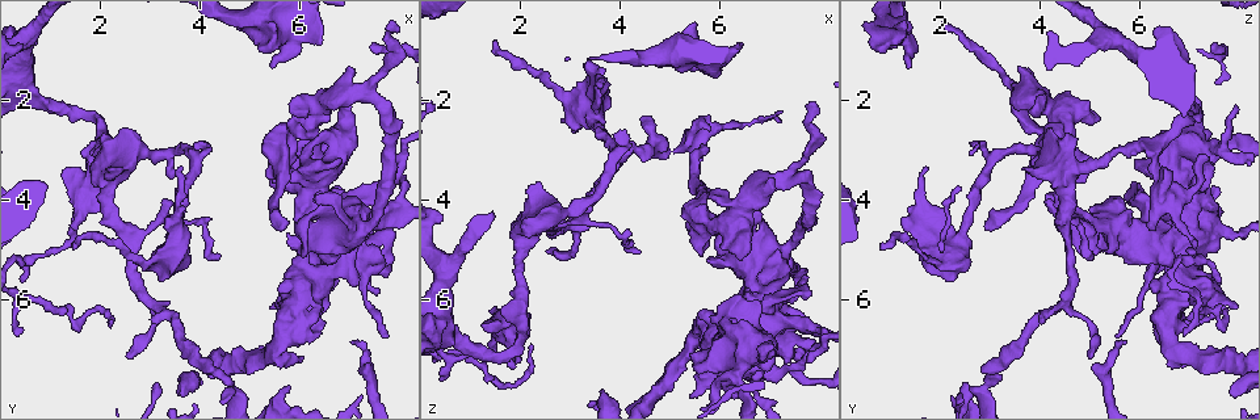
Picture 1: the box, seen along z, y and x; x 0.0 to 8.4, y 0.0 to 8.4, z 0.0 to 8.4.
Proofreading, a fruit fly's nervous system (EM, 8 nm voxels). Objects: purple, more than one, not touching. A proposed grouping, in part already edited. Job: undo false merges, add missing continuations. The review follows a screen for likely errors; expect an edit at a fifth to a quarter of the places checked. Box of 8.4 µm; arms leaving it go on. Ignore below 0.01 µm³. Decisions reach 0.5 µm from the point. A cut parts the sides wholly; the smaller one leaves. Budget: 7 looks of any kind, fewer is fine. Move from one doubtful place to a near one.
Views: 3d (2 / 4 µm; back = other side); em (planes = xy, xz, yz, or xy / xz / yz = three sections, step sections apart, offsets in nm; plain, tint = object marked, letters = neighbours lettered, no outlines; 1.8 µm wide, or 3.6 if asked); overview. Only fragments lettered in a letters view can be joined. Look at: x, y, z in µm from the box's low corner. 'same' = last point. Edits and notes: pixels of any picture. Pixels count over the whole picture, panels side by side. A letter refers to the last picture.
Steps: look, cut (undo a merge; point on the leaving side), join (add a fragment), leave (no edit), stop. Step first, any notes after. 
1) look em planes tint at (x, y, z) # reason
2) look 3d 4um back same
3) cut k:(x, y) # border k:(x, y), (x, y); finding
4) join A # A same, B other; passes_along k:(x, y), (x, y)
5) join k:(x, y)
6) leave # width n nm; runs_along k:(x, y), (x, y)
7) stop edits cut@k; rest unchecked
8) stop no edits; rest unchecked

look em planes plain at (7.00, 4.60, 5.90) # abrupt turn

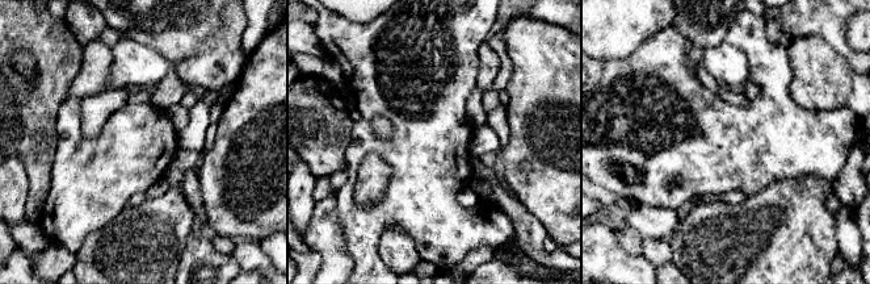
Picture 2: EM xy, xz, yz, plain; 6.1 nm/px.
look em planes letters same

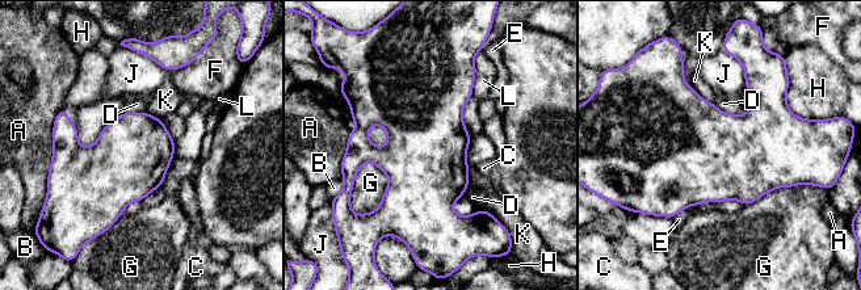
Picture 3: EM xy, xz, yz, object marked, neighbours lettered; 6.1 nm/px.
leave # width 460 nm; A other, B other, C other, D other, E other, F other, G other, H other, J other, K other, L other; border 3:(713, 104), (736, 114), (747, 110); one cell here

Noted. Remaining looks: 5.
look 3d 4um at (6.60, 4.90, 7.50) # thick end

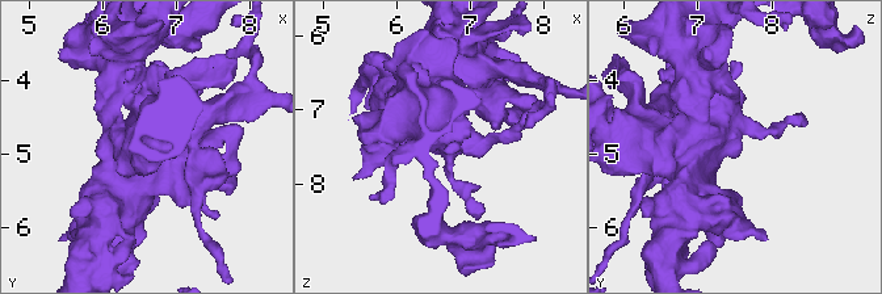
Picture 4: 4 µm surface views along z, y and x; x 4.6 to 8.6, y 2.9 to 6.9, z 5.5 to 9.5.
look em 3.6um planes letters at (6.55, 4.90, 7.60)

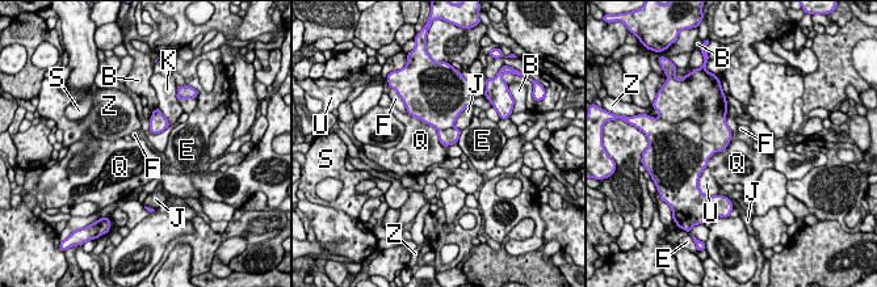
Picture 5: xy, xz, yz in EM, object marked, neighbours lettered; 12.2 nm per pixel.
cut 5:(712, 121) # B other, E other, F other, J other, K other, Q other, S other, U other, Z other; border 5:(696, 121), (700, 135), (716, 150); two cells meet here

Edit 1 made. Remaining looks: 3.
look overview

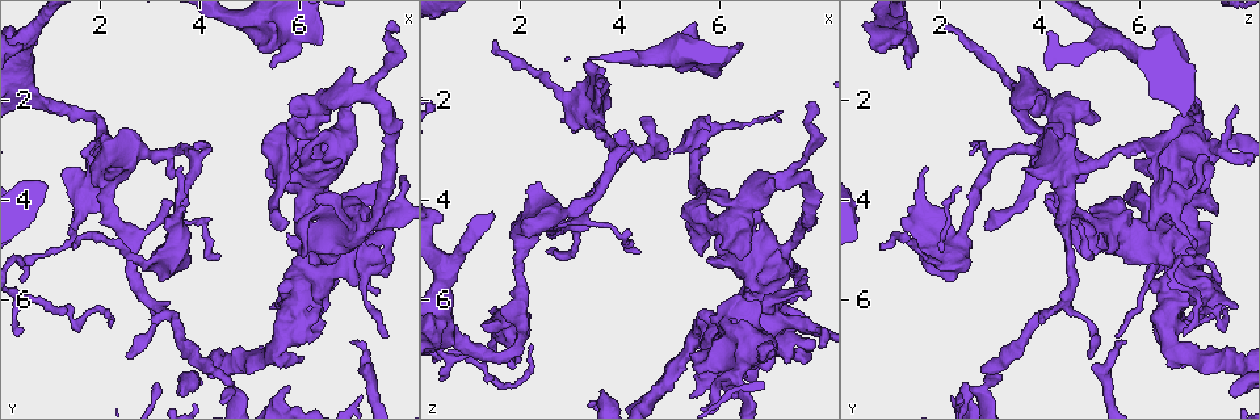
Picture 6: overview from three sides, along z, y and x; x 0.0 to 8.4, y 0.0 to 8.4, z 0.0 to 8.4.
look em planes letters at (4.60, 7.80, 2.85) # abrupt turn

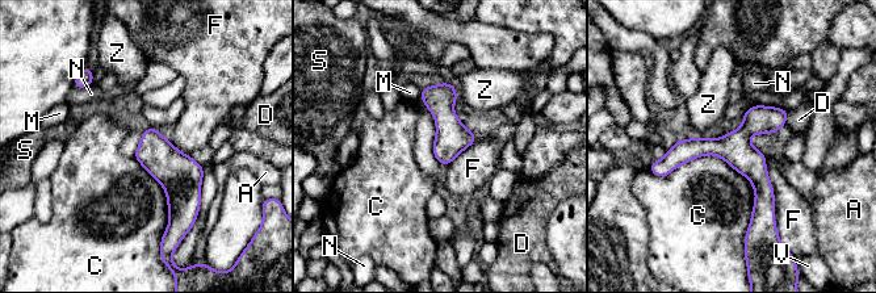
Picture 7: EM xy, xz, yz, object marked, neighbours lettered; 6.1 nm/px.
leave # A other, C other, D other, F other, M other, N other, S other, V other, Z other; runs_along 7:(784, 113), (729, 147), (658, 166); one cell here

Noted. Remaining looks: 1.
stop edits cut@5; rest unchecked

